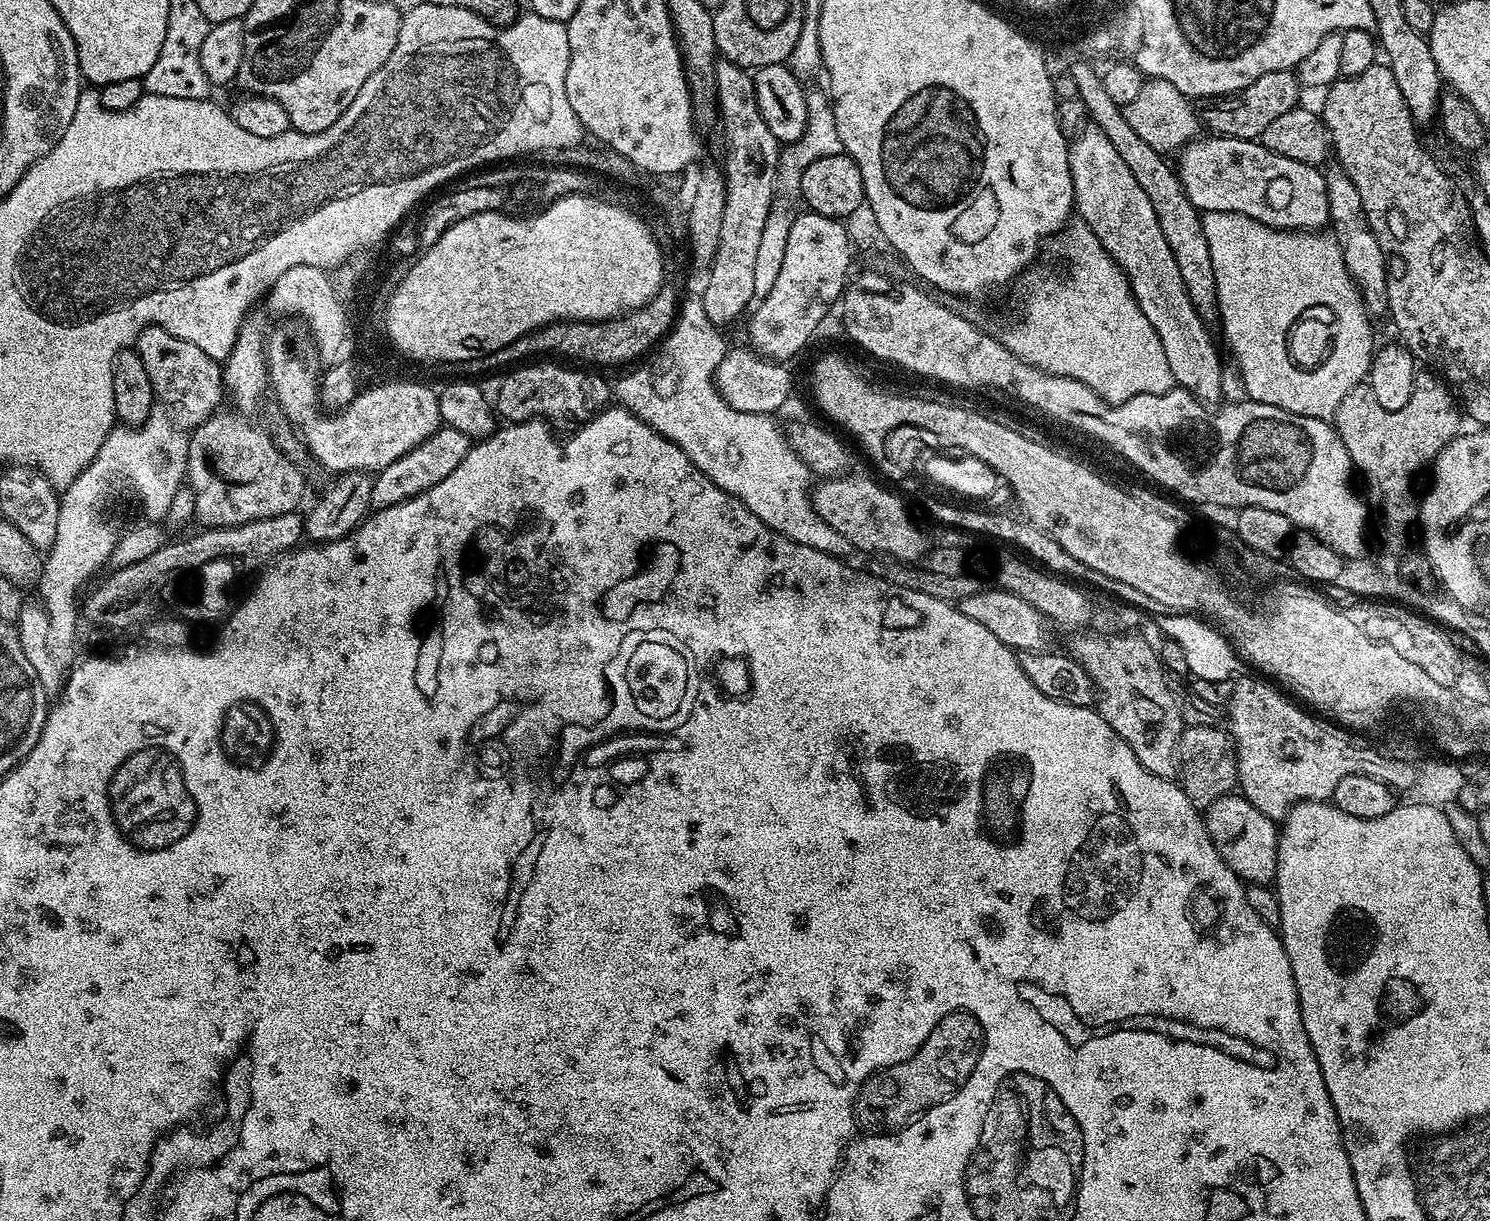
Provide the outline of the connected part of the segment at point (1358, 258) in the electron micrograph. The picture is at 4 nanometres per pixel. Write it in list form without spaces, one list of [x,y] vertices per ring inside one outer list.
[[[1339,166],[1325,171],[1327,202],[1332,236],[1340,248],[1347,270],[1360,291],[1365,309],[1371,314],[1385,315],[1388,311],[1387,256],[1369,226],[1368,216],[1362,206],[1361,194],[1353,180]]]

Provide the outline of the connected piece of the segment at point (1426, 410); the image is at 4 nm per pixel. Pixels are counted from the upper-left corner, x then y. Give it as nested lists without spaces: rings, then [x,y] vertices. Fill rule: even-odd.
[[[1422,371],[1415,375],[1410,401],[1398,411],[1382,408],[1369,383],[1361,382],[1342,398],[1332,417],[1353,467],[1361,471],[1366,480],[1369,505],[1380,510],[1382,538],[1390,548],[1398,547],[1406,530],[1417,521],[1418,508],[1412,492],[1414,476],[1435,461],[1441,449],[1455,439],[1460,430],[1460,410],[1453,391],[1439,375]]]

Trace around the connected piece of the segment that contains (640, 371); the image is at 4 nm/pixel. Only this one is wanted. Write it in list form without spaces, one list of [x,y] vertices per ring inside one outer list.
[[[699,295],[688,296],[685,300],[683,297],[675,320],[659,343],[660,350],[655,349],[644,364],[617,380],[614,386],[617,401],[678,447],[692,444],[688,436],[704,436],[704,432],[712,432],[708,424],[716,420],[716,412],[734,410],[722,399],[715,385],[717,363],[726,351],[720,331],[707,318]]]

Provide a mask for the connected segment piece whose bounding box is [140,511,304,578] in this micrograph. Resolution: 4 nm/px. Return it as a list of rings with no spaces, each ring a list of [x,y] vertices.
[[[299,511],[275,515],[274,518],[251,520],[250,523],[224,525],[223,528],[205,527],[200,532],[178,542],[161,543],[158,550],[140,561],[140,568],[160,568],[163,578],[174,572],[195,571],[206,564],[210,556],[219,556],[223,551],[241,555],[243,565],[259,569],[264,563],[295,549],[304,536],[304,519]]]

